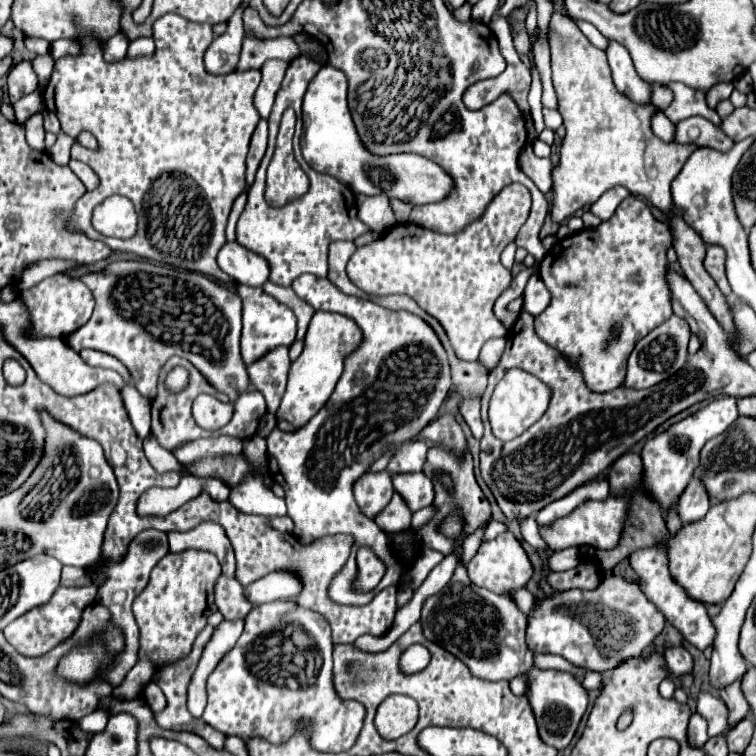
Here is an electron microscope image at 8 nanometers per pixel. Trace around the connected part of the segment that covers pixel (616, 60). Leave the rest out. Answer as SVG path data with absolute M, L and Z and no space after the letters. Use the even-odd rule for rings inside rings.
M610 40L606 56L608 56L608 62L610 62L612 78L614 78L614 84L616 84L618 92L626 94L636 104L644 104L644 106L652 104L650 84L644 82L638 76L634 64L632 64L630 52L622 44L616 44L614 40Z

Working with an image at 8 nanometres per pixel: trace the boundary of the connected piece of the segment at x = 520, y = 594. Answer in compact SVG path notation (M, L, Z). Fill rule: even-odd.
M518 588L516 592L512 590L510 594L512 594L512 598L514 598L514 600L520 604L520 608L522 608L522 612L524 612L524 614L528 614L528 612L532 610L532 606L534 606L536 598L534 598L534 596L532 596L532 594L530 594L526 588Z

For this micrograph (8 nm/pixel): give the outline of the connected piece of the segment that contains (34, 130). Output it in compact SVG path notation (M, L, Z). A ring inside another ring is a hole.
M38 112L36 116L30 116L30 120L24 124L26 126L26 142L34 150L44 150L44 126L42 126L42 114Z

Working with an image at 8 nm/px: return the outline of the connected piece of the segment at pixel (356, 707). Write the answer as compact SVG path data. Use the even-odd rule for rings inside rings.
M278 600L272 604L256 606L246 618L246 626L240 640L236 642L236 648L232 648L232 652L224 656L220 666L208 678L208 706L202 714L204 722L228 736L238 736L242 740L264 738L272 744L282 744L290 740L298 730L304 730L312 748L316 748L318 752L346 752L348 748L352 748L352 744L356 742L356 736L360 734L362 720L364 720L364 706L350 700L342 700L336 694L334 682L332 682L332 650L334 646L330 638L330 624L320 614L296 606L292 600L286 600L286 602ZM284 626L302 628L308 640L316 642L316 656L304 650L302 646L300 648L290 646L286 648L284 656L260 658L260 640L274 636Z

